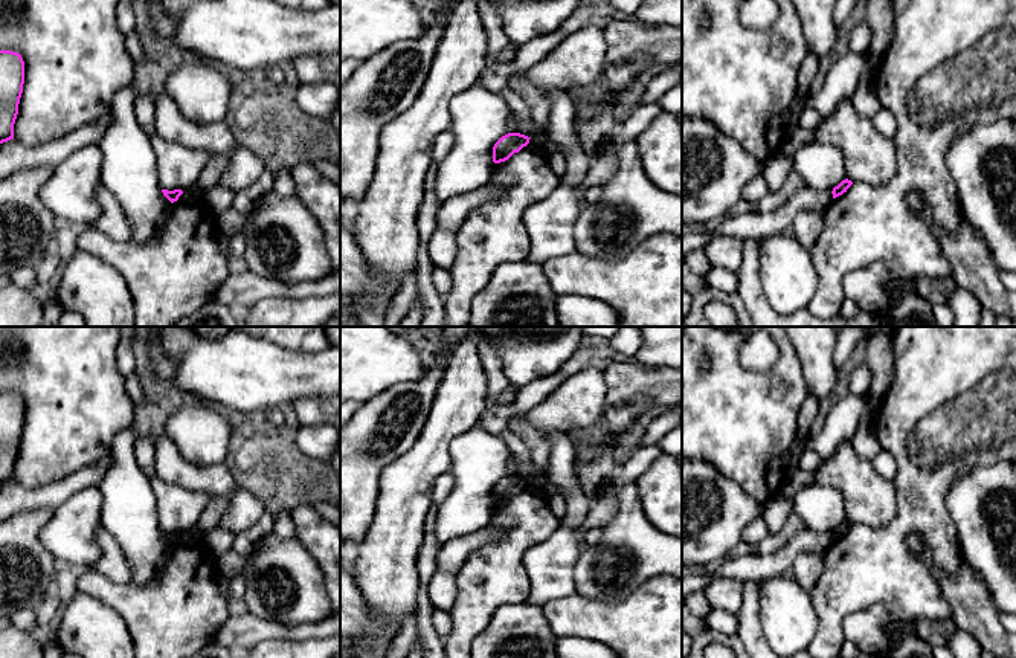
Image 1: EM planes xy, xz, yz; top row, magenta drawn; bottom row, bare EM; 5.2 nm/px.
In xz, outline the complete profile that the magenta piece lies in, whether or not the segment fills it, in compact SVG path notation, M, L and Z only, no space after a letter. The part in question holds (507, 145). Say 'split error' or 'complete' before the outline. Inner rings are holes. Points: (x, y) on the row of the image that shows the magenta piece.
complete; M508 133L502 136L493 147L493 162L500 163L508 160L514 153L519 153L529 144L528 136L520 133Z

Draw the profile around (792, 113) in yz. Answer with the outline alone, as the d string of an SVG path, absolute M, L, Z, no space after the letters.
M796 95L792 104L784 110L784 125L787 130L790 130L796 121L799 119L805 104L801 95Z

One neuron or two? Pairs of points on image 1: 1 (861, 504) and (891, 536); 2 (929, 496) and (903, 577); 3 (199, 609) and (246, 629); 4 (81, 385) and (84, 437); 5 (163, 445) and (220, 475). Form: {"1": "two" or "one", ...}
{"1": "two", "2": "one", "3": "two", "4": "one", "5": "one"}

